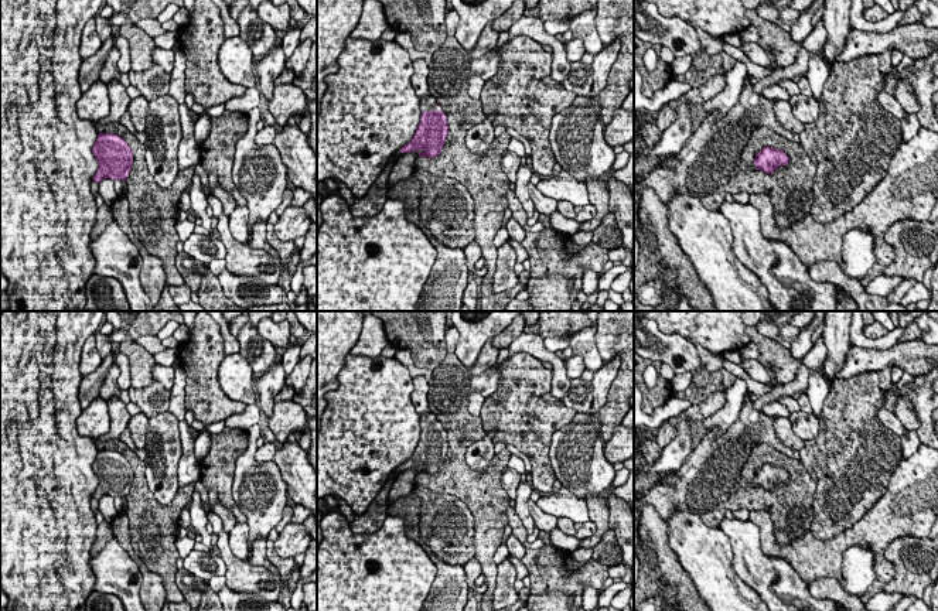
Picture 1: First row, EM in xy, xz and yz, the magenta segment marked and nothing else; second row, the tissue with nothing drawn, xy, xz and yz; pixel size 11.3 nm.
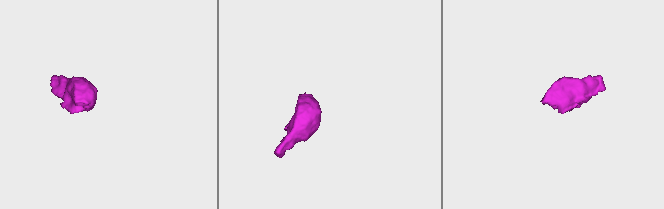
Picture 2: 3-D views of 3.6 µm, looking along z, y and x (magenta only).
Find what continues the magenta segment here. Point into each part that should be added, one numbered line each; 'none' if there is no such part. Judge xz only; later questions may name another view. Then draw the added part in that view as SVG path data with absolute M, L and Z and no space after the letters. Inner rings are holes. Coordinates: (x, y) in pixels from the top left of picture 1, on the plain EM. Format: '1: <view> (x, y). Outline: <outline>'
1: xz (429, 420). Outline: M427 413L420 416L420 427L423 429L432 429L432 427L441 427L441 423L437 421L437 416L434 413Z

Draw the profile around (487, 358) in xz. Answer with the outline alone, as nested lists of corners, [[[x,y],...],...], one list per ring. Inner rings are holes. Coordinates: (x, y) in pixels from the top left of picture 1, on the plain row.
[[[488,339],[478,355],[475,365],[468,369],[470,375],[481,375],[487,369],[495,366],[498,355],[499,349],[492,345],[492,339]]]

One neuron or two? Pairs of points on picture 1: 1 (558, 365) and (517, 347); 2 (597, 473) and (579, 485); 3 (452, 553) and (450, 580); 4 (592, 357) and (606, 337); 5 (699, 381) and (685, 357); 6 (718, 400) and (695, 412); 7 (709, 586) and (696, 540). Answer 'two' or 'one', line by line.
1: one
2: one
3: two
4: two
5: two
6: one
7: one

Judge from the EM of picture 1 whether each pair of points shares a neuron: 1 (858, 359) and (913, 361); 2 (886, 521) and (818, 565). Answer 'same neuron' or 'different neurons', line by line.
1: same neuron
2: same neuron

